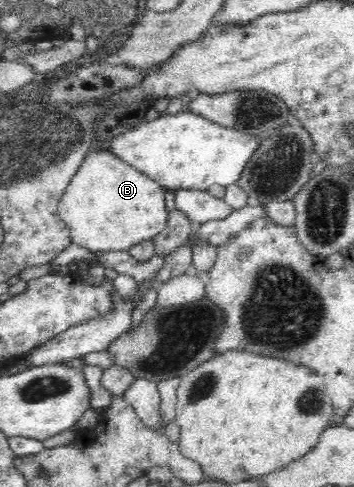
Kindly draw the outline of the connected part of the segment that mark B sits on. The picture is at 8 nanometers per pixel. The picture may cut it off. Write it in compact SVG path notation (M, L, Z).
M92 150L66 186L58 203L58 216L68 226L70 242L97 252L129 250L130 246L151 241L166 227L168 212L165 192L157 181L132 168L107 151Z

